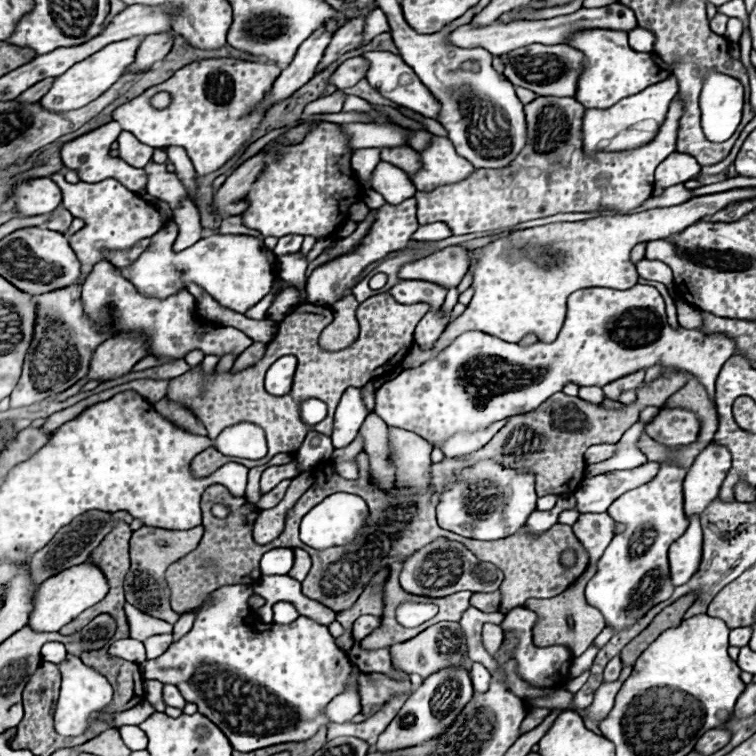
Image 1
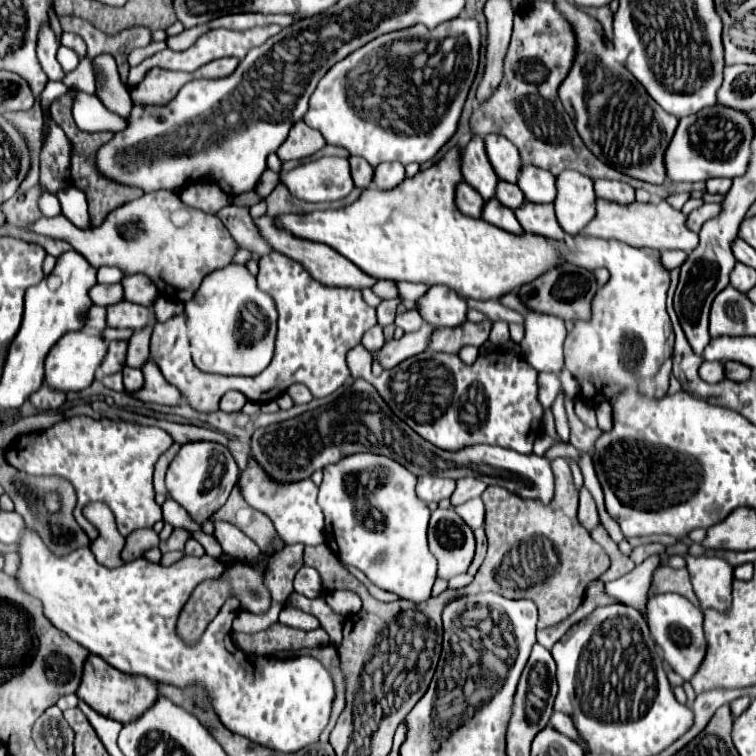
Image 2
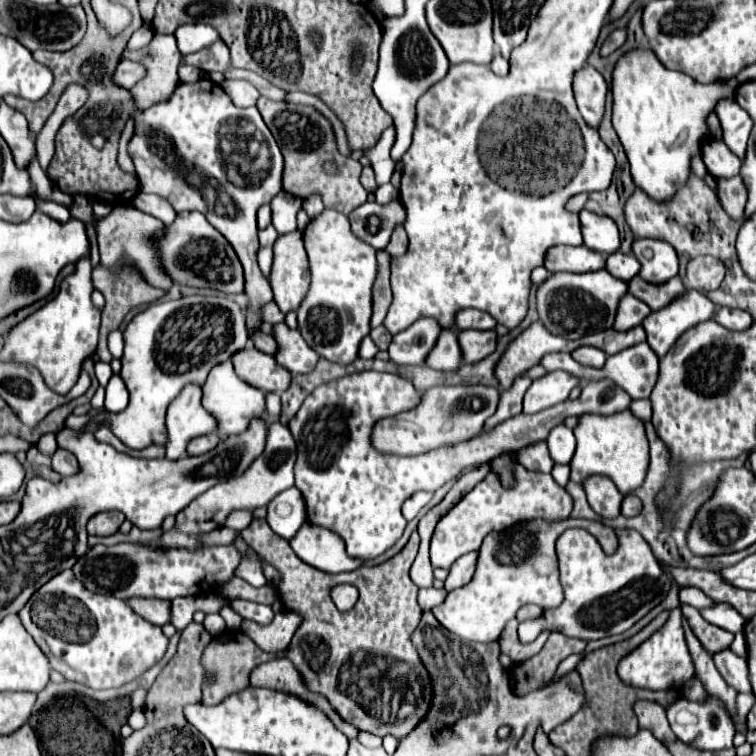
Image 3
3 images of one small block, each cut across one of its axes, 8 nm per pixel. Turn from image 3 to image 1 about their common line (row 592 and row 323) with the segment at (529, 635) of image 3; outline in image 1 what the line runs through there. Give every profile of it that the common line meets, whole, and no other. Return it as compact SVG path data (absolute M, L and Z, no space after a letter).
M636 284L628 290L584 288L570 294L566 322L554 342L520 346L508 344L496 336L486 336L484 332L464 332L430 362L414 370L404 370L396 378L384 382L376 390L374 414L378 414L388 426L416 432L434 448L440 448L442 442L458 430L478 430L508 416L538 408L544 400L560 392L570 382L578 386L606 386L612 380L636 370L646 370L658 362L662 368L678 368L694 374L706 386L710 398L714 398L716 376L724 362L734 354L734 346L736 344L732 344L732 338L724 334L704 334L698 328L672 330L666 322L664 300L652 286Z

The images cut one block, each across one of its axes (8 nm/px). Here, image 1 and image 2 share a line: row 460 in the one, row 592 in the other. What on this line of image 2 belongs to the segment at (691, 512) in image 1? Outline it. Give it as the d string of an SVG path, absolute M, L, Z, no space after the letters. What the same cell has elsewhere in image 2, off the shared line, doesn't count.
M686 556L690 582L702 610L714 608L722 614L732 604L732 566L716 556Z

